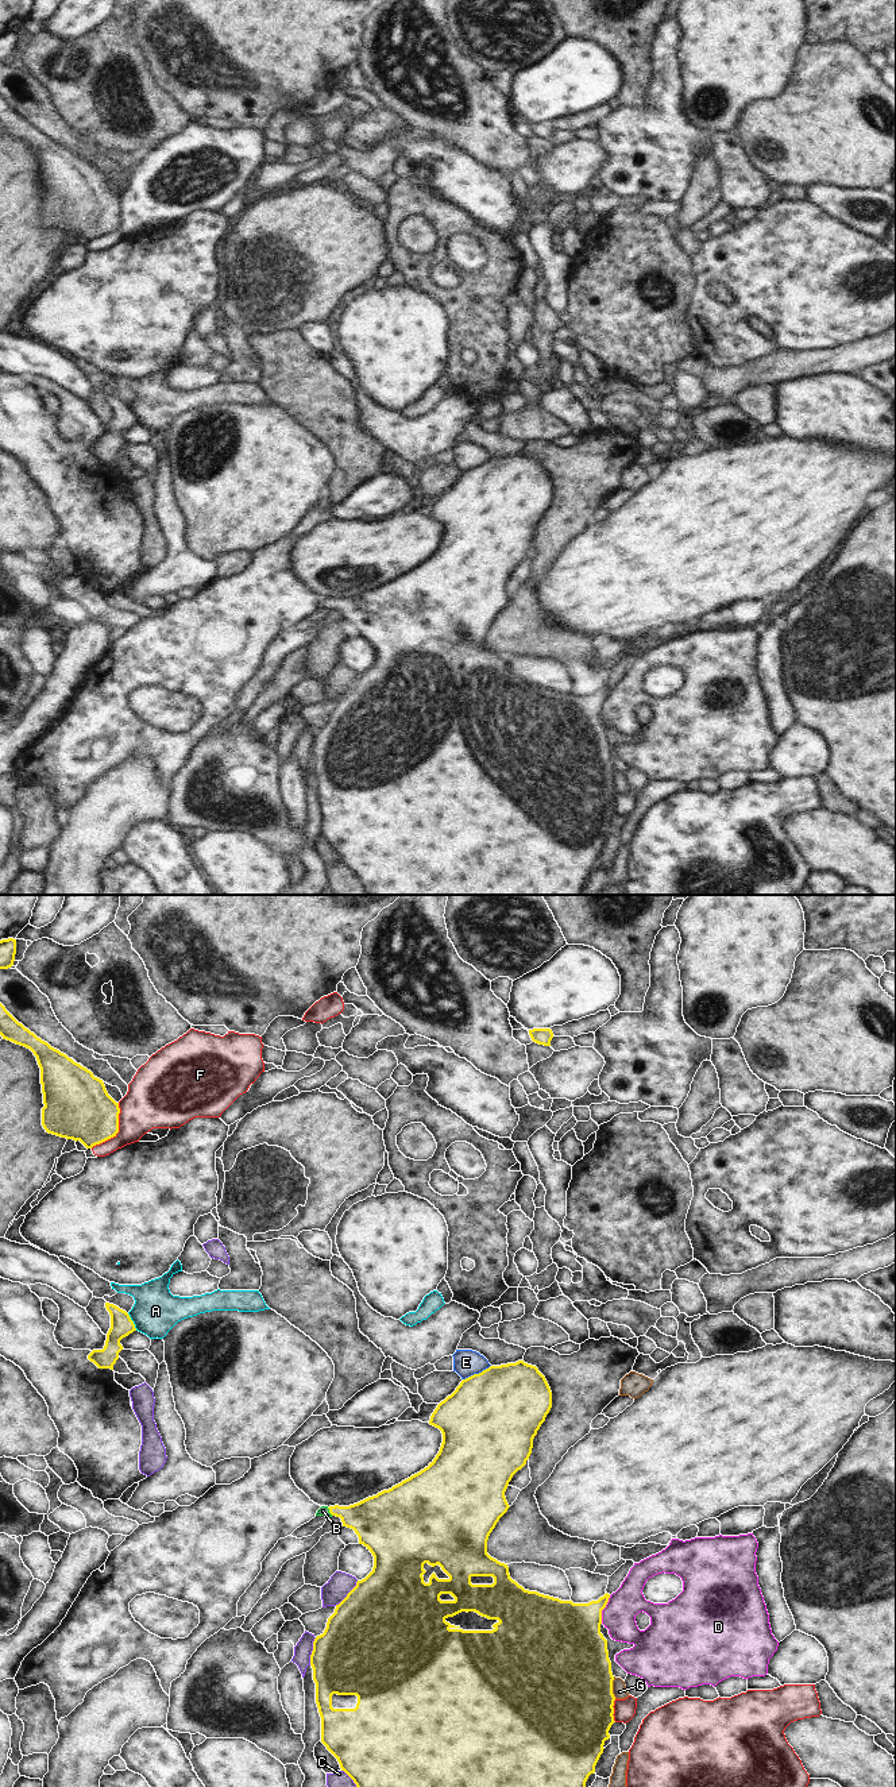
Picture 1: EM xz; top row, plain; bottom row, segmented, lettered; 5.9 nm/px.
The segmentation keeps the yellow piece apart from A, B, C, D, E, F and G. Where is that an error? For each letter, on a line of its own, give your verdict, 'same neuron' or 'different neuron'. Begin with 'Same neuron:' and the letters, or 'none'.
Same neuron: B
A: different neuron
B: same neuron
C: different neuron
D: different neuron
E: different neuron
F: different neuron
G: different neuron

